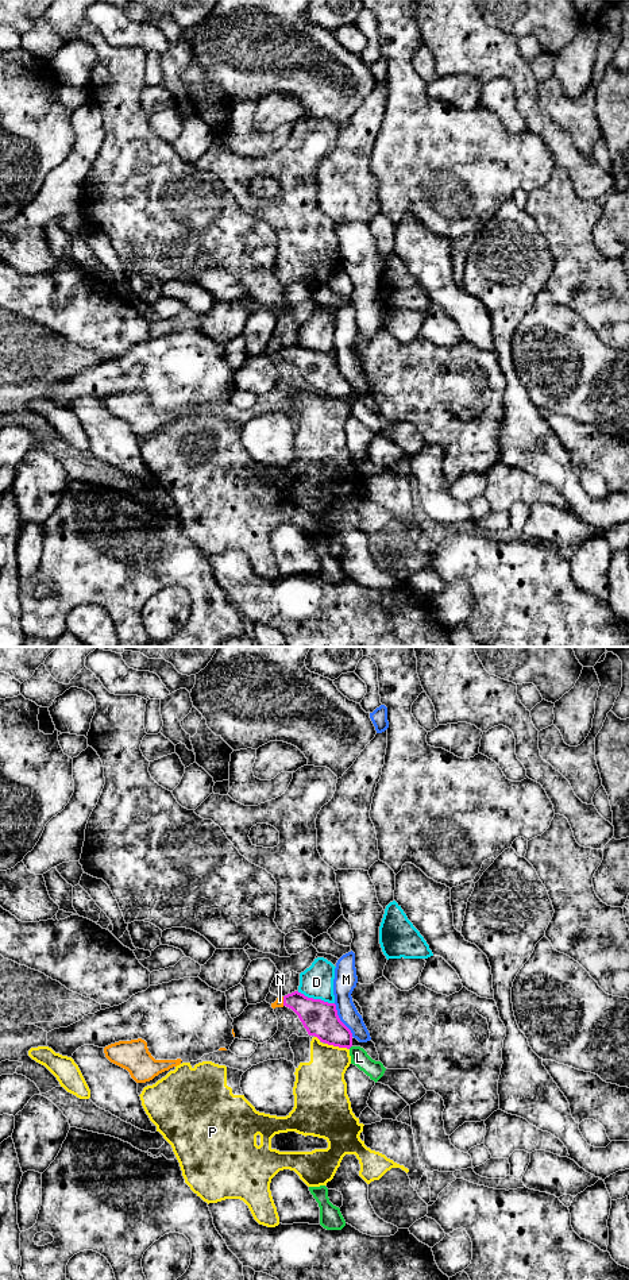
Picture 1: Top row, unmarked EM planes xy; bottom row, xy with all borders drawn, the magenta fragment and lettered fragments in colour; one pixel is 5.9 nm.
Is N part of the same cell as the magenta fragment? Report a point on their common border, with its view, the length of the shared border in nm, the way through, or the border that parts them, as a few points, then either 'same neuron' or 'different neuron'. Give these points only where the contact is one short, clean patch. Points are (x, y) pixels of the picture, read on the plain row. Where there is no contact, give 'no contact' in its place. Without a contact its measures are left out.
meets magenta in xy at (284, 353); contact 60 nm long; same neuron

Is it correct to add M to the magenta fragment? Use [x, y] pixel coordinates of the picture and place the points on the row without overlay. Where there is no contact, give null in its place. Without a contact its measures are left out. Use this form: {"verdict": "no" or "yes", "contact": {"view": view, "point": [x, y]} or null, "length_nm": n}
{"verdict": "no", "contact": {"view": "xy", "point": [339, 371]}, "length_nm": 240}

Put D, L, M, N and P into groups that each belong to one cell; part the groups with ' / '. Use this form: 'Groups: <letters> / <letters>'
Groups: D / L / M / N / P

